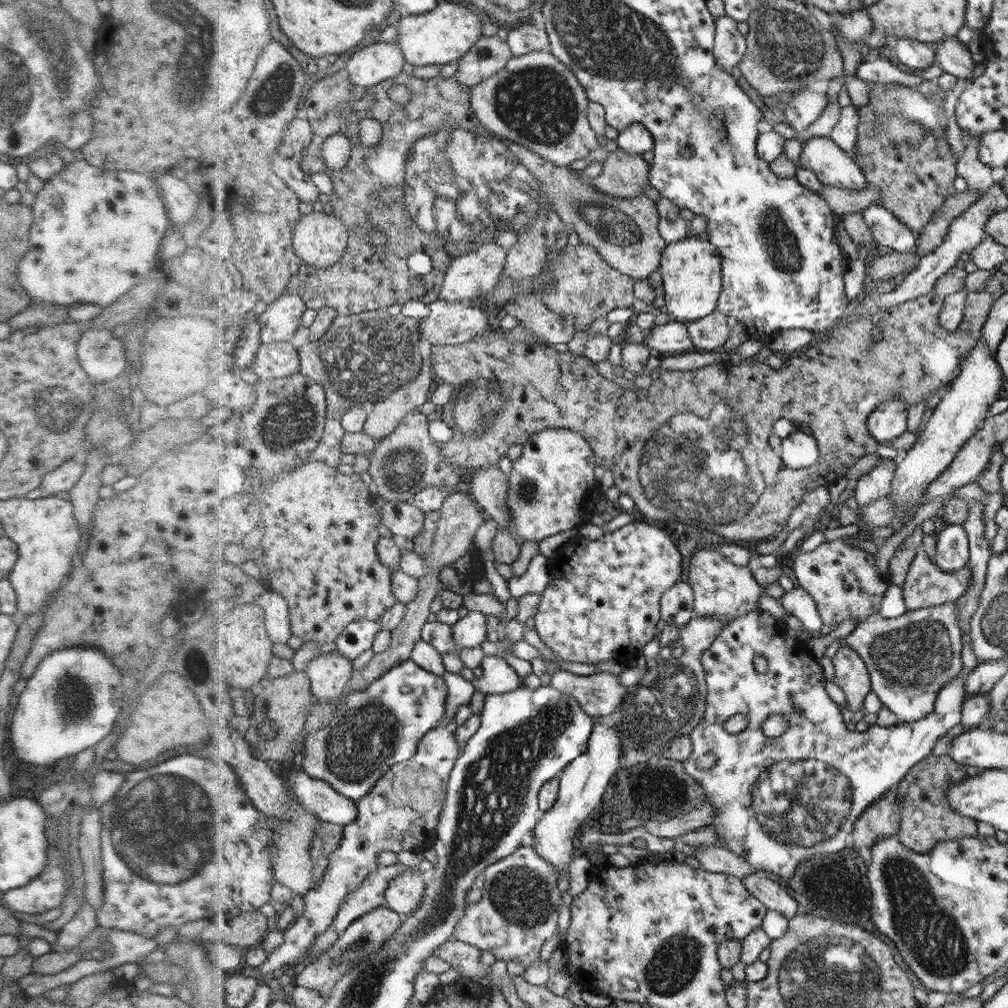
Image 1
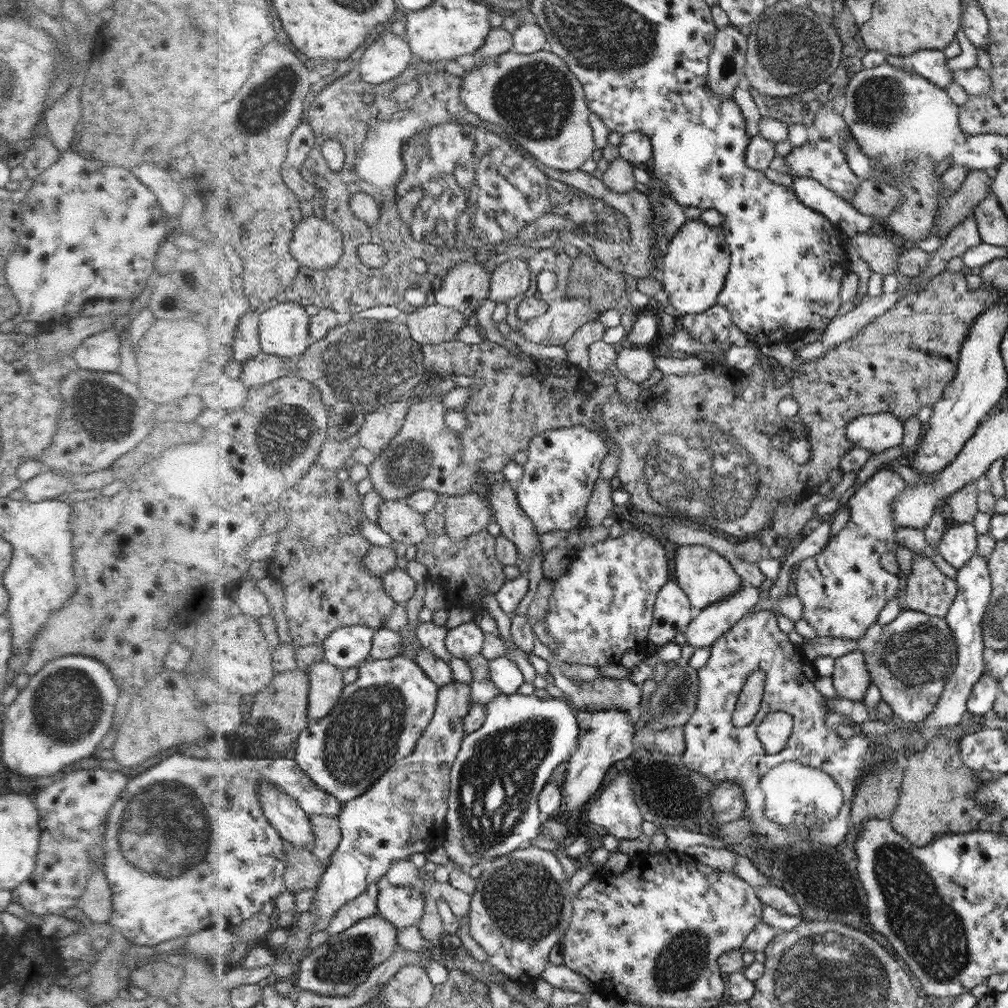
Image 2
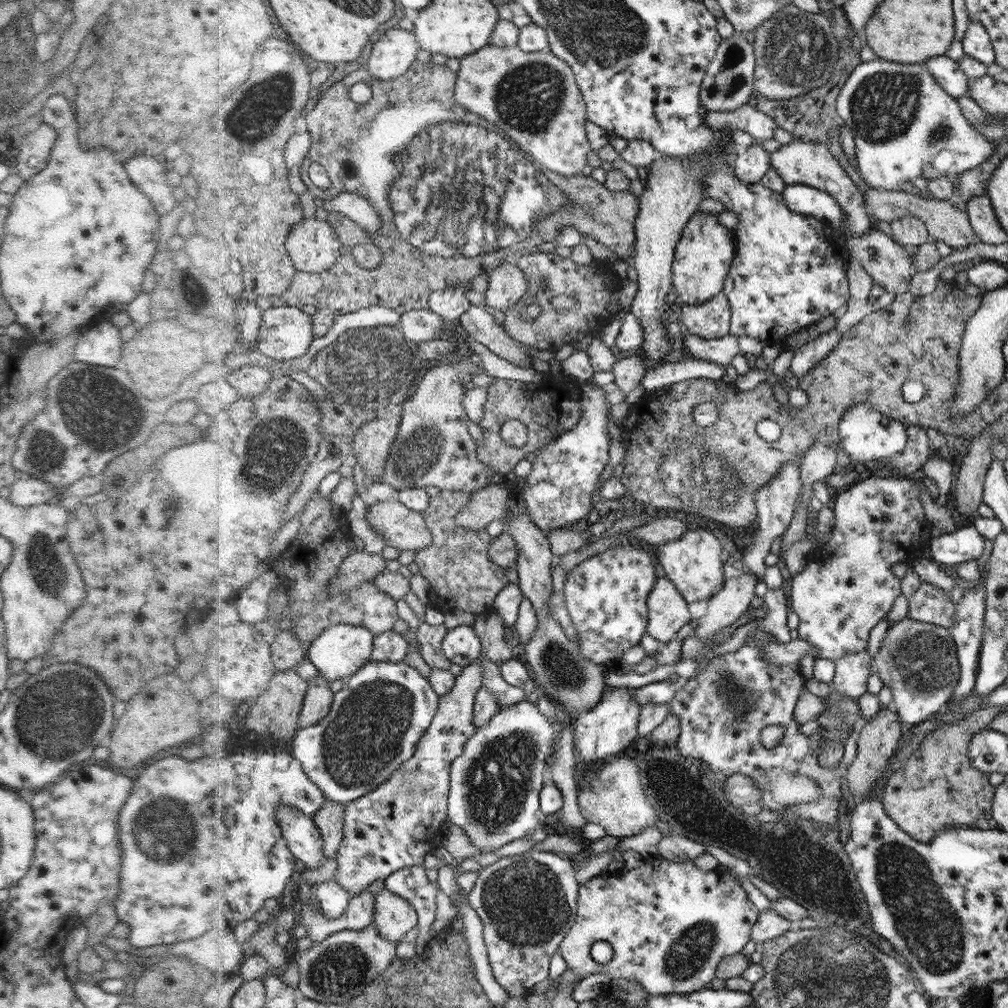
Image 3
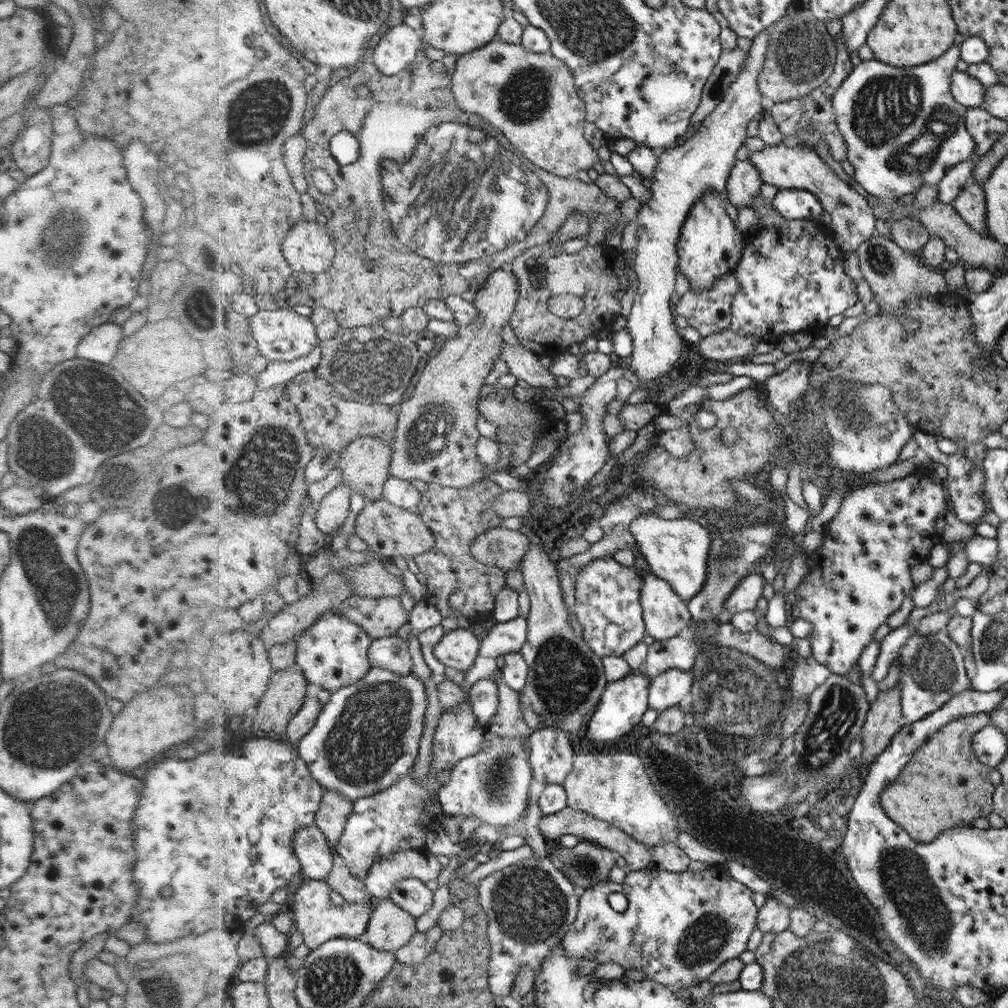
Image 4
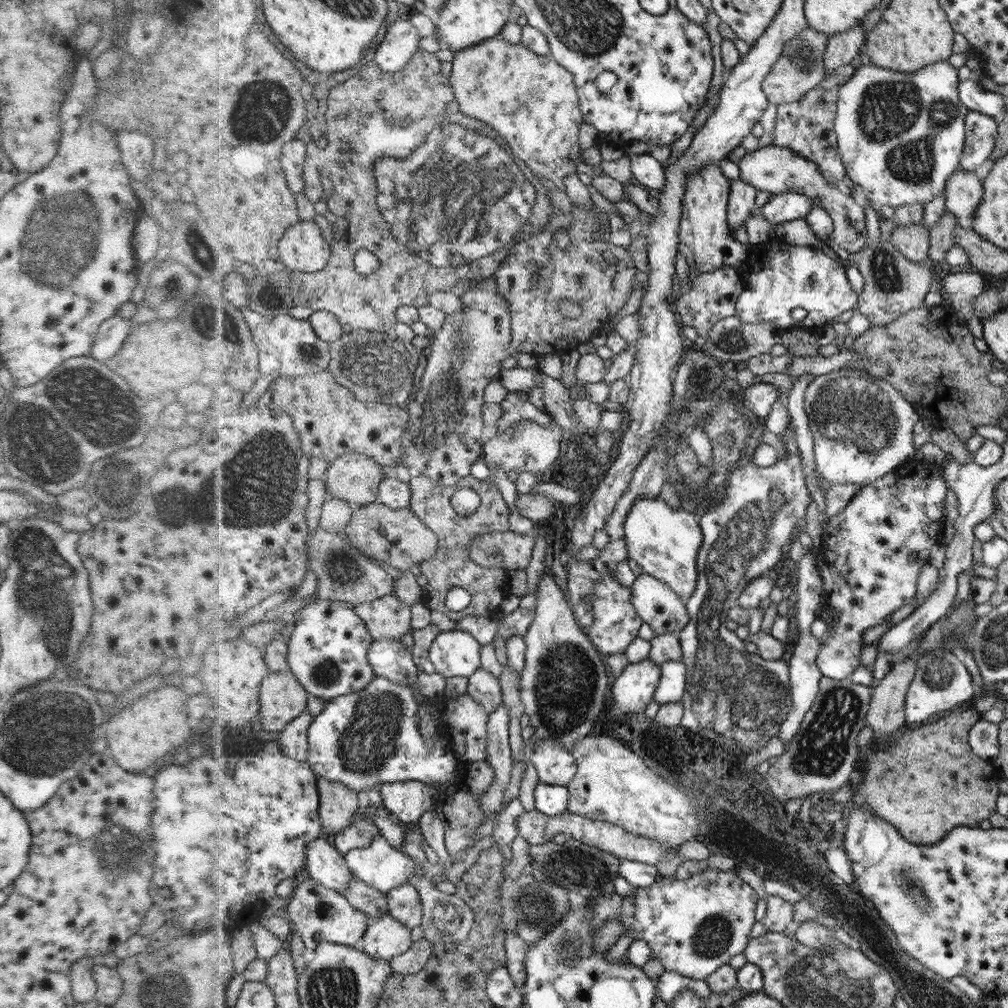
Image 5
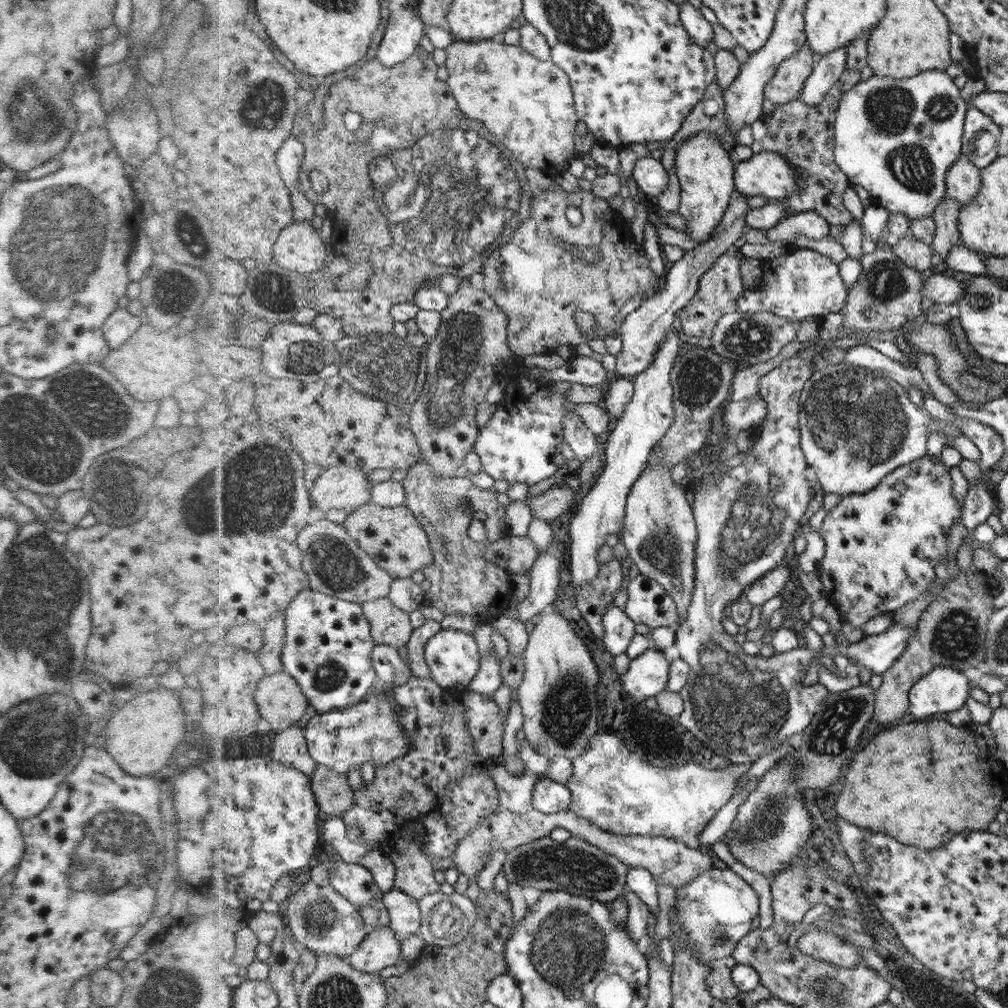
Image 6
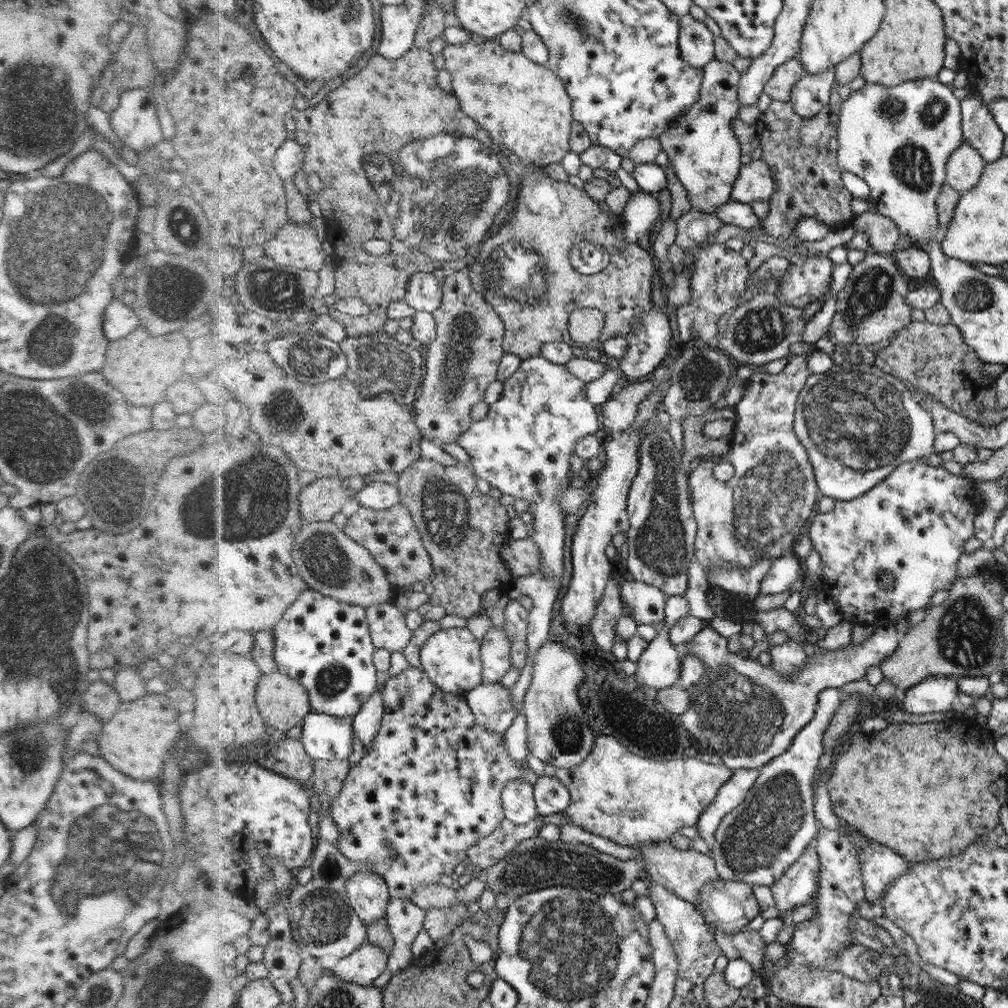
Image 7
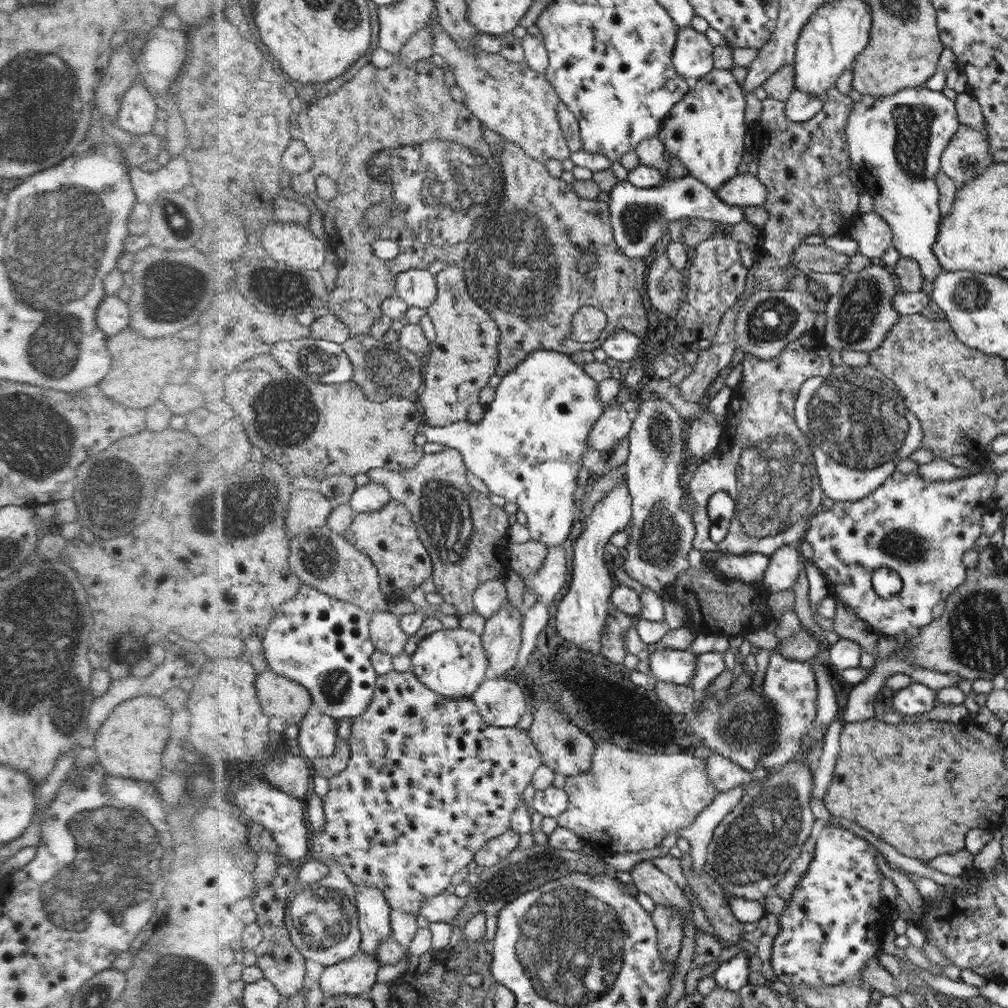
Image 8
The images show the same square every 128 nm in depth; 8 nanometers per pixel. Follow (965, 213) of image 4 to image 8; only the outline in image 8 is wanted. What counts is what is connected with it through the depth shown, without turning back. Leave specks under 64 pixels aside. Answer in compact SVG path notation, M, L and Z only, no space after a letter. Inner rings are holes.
M962 125L941 158L941 170L959 186L978 178L992 163L992 149L984 136Z

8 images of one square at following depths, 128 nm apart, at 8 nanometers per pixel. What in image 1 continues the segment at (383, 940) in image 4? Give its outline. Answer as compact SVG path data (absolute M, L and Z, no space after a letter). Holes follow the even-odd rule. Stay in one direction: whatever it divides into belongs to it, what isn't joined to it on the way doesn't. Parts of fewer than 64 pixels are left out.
M410 868L392 882L387 892L386 904L403 916L414 914L423 903L428 886L418 868Z

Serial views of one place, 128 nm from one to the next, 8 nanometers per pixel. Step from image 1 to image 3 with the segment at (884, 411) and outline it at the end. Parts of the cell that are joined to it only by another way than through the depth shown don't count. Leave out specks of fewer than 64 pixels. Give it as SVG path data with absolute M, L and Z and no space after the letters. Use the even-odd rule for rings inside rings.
M854 404L844 412L844 416L840 417L838 434L841 448L859 468L866 462L888 459L896 452L902 452L906 446L906 426L900 421L888 420L880 412L868 409L865 404Z

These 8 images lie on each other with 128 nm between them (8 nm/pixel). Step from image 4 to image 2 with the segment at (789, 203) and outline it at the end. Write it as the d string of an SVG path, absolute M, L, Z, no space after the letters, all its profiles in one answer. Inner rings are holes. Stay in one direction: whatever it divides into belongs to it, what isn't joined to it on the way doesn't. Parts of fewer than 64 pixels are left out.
M798 176L793 180L791 187L806 206L824 214L830 222L839 226L848 238L857 232L870 232L872 221L880 221L877 217L858 212L851 202L836 196L834 192L812 178Z

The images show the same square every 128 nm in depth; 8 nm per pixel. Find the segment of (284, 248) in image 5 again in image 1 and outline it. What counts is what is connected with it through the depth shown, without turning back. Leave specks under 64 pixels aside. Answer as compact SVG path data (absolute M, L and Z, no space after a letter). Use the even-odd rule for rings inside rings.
M326 211L303 215L294 237L296 252L307 264L322 269L339 263L351 241L345 221Z

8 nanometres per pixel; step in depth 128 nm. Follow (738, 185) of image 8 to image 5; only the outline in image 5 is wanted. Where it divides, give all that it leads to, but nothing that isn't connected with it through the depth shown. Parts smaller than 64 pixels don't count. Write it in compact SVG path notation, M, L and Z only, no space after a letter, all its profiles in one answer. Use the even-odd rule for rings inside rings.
M772 144L748 152L737 164L740 169L739 180L754 185L758 191L770 192L772 195L795 192L818 200L822 208L829 212L833 220L831 239L849 253L859 253L866 242L866 224L864 210L850 196L838 192L838 186L824 180L820 167L804 155L786 147Z

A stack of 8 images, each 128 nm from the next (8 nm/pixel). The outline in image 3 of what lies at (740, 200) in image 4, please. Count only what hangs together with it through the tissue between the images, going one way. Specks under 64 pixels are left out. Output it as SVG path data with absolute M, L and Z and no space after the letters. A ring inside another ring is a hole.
M757 143L749 146L746 150L739 150L733 160L737 178L742 182L755 184L770 170L771 162L769 152L762 149Z

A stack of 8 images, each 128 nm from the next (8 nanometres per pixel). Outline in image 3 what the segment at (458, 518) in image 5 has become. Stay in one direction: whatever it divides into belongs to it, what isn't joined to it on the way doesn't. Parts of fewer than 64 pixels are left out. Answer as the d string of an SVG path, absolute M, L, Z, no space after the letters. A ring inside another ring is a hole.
M443 489L439 495L431 498L431 505L425 514L429 527L433 530L435 541L432 545L432 550L422 552L422 560L424 564L418 564L422 568L422 576L428 579L434 592L438 594L440 607L445 610L462 609L464 612L474 615L483 613L485 610L491 610L496 595L509 584L506 577L505 569L497 564L494 564L488 556L487 550L492 542L492 537L488 533L481 530L472 530L462 528L462 525L457 521L457 516L462 512L462 509L468 504L473 493L464 491L453 491Z

